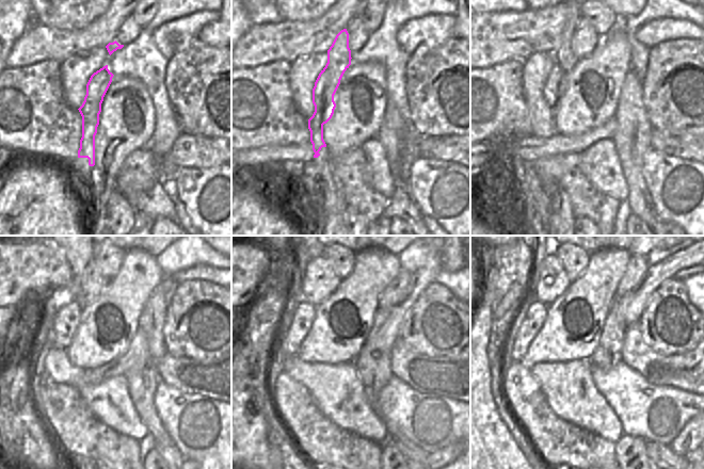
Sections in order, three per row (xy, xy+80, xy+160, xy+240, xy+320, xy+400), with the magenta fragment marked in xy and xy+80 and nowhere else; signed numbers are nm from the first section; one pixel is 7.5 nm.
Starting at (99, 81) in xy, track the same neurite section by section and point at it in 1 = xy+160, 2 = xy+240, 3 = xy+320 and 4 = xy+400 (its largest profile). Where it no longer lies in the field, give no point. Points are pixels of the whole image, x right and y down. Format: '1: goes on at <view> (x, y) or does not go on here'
1: goes on at xy+160 (565, 60)
2: goes on at xy+240 (65, 322)
3: goes on at xy+320 (289, 337)
4: goes on at xy+400 (528, 320)

